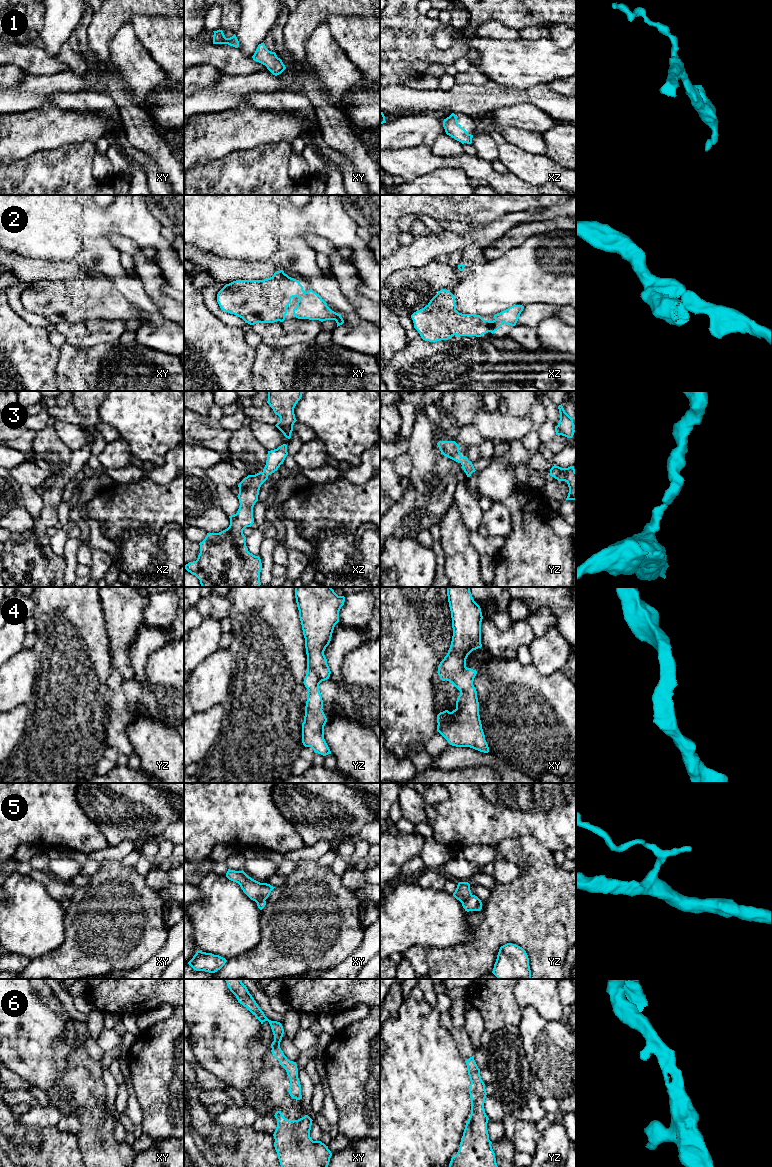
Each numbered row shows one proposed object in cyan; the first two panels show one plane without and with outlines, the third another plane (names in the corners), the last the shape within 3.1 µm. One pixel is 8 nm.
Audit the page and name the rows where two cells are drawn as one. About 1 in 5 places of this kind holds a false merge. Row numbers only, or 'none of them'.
5

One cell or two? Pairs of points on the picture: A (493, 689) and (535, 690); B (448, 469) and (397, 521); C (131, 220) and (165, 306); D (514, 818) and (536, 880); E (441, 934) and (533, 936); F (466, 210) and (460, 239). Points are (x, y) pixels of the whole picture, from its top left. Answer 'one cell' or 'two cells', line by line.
A: one cell
B: one cell
C: two cells
D: two cells
E: two cells
F: two cells

